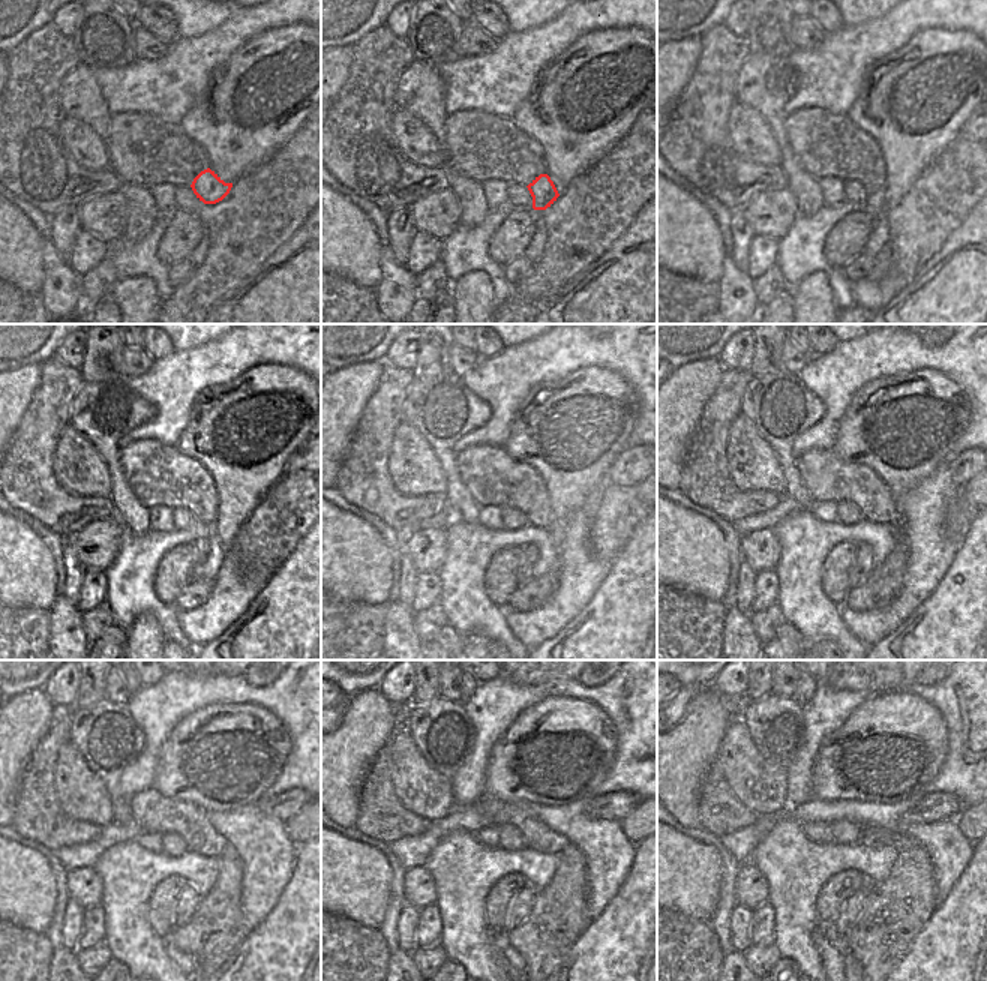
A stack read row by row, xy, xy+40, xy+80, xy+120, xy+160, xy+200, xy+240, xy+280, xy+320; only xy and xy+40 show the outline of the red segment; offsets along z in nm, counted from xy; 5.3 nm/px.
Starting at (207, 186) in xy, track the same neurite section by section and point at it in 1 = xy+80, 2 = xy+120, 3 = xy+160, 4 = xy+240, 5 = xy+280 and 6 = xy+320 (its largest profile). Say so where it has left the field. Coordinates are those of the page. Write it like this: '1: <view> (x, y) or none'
1: xy+80 (876, 201)
2: xy+120 (198, 548)
3: xy+160 (530, 555)
4: xy+240 (189, 899)
5: xy+280 (521, 905)
6: xy+320 (852, 908)

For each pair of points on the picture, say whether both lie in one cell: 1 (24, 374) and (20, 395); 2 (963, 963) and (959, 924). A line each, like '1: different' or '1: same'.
1: same
2: same

